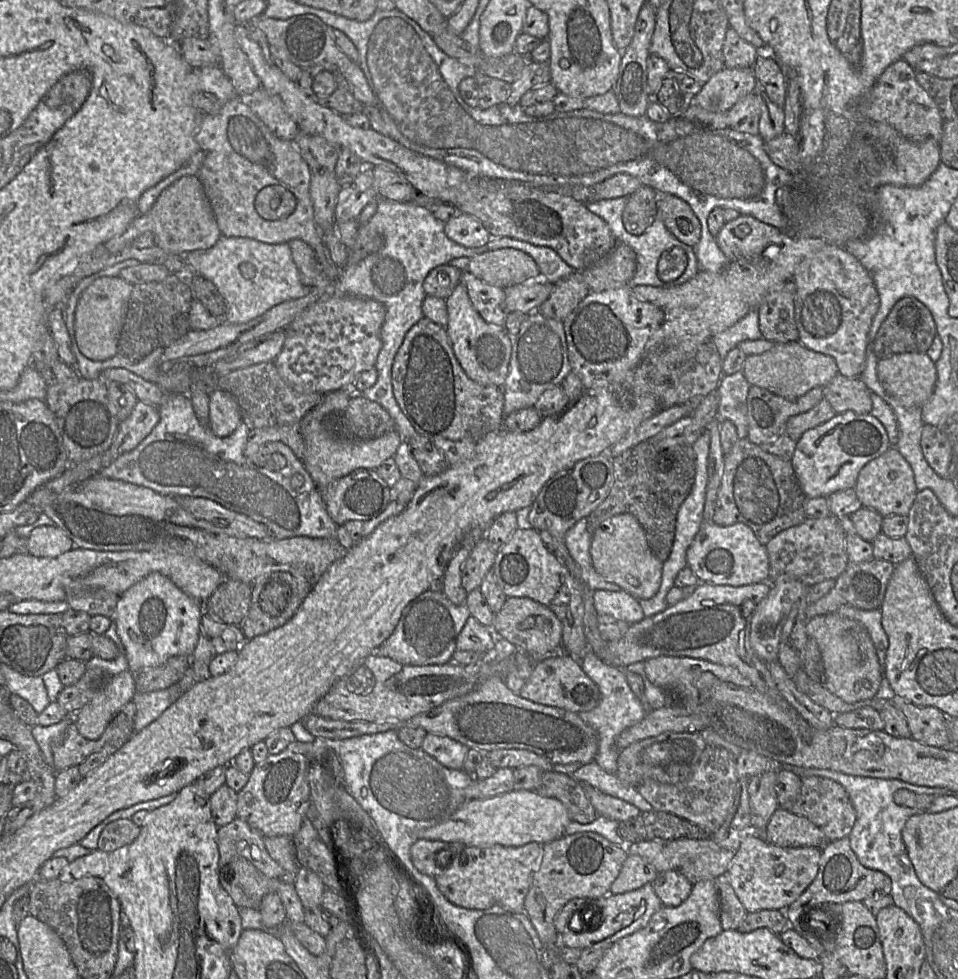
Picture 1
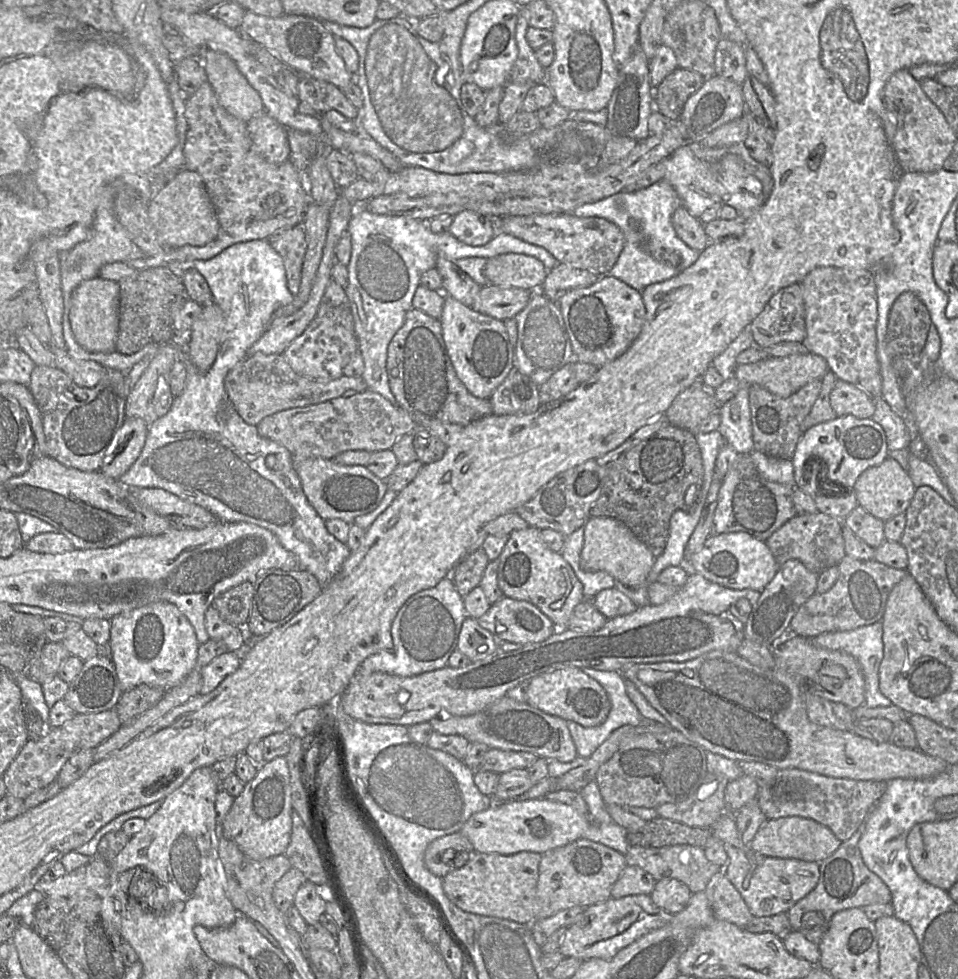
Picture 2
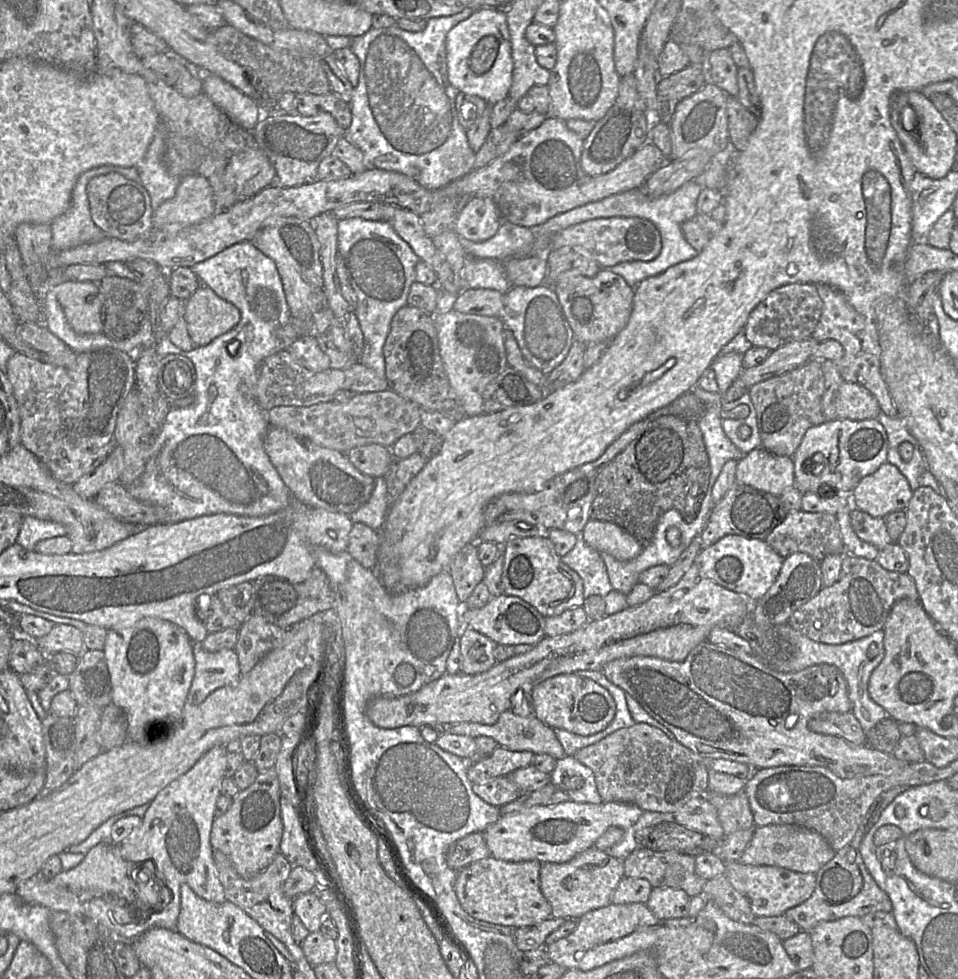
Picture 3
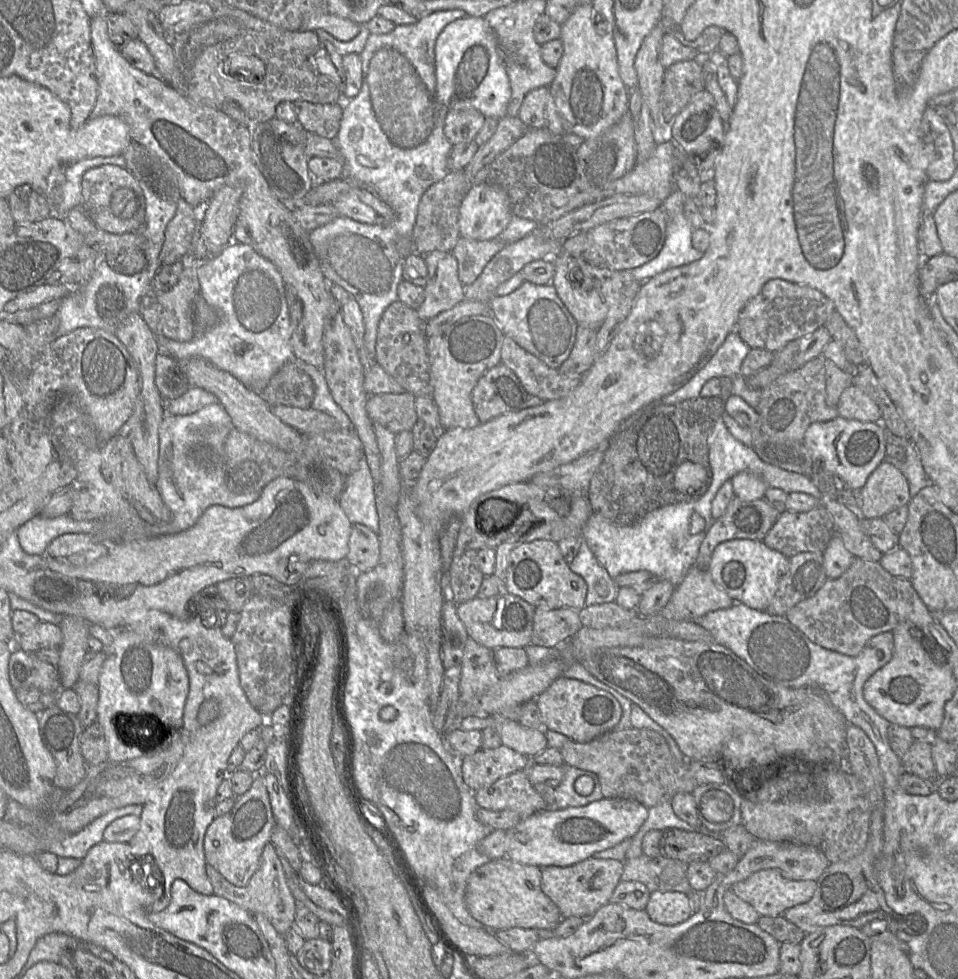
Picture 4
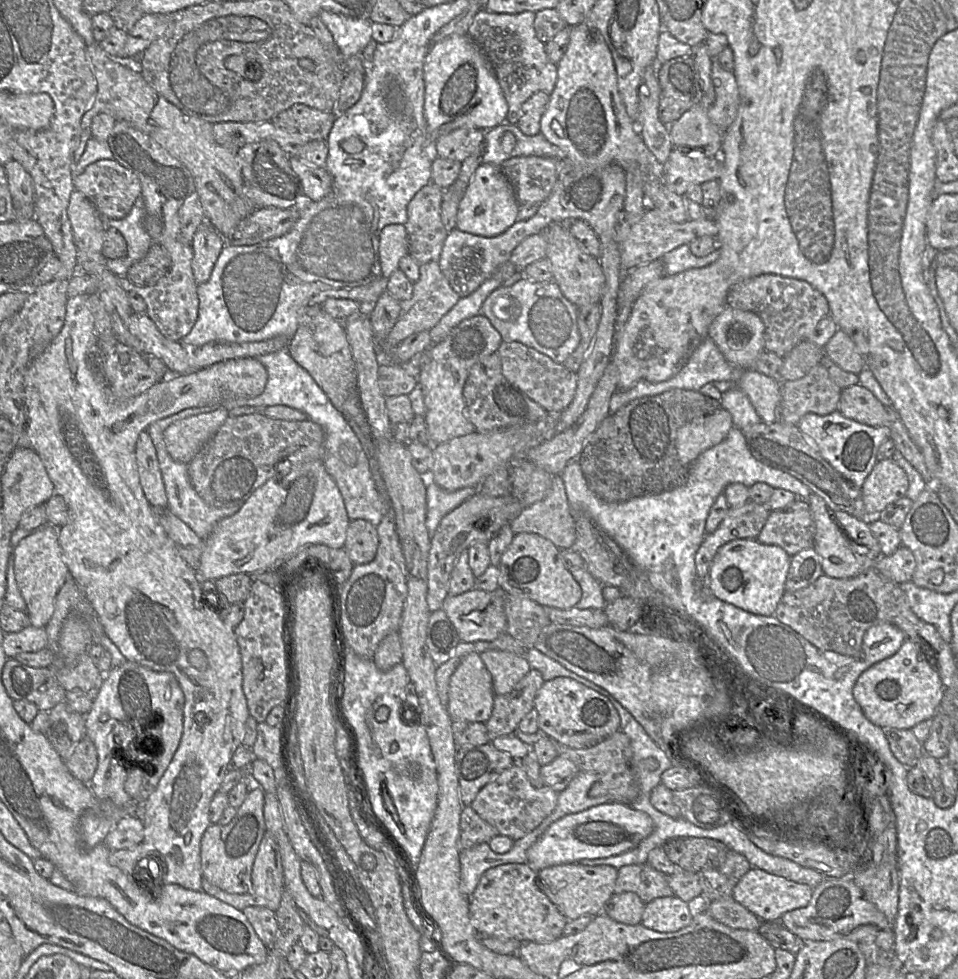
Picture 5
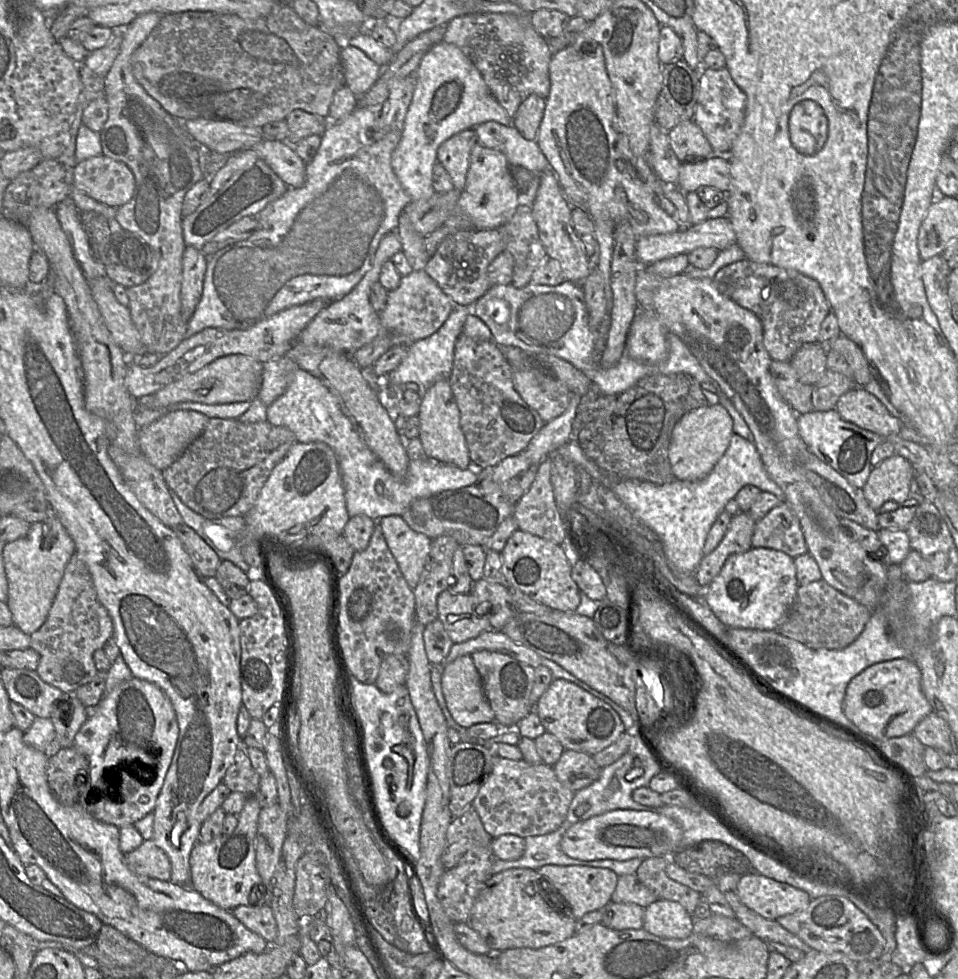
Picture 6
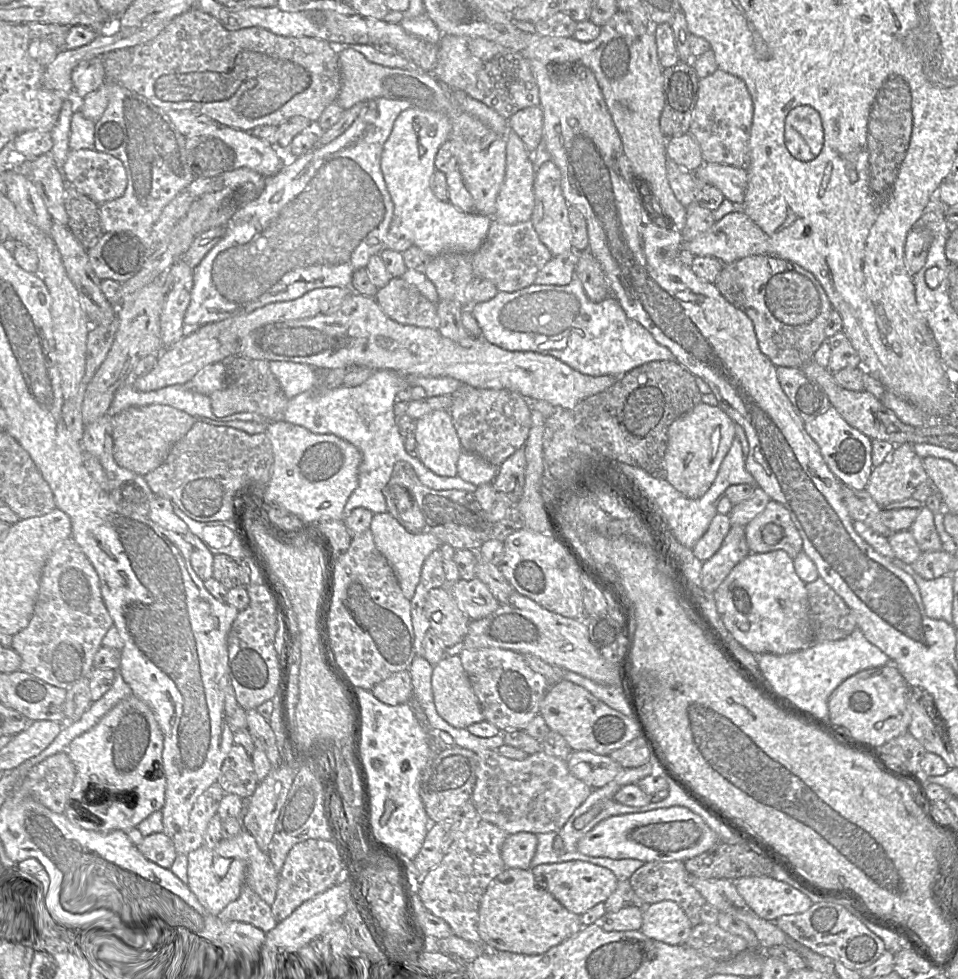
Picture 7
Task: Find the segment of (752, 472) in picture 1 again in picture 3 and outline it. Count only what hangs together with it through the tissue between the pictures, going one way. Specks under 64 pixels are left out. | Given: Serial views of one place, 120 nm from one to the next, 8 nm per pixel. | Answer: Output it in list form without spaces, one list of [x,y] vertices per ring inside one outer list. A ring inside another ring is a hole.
[[[735,481],[723,498],[713,505],[707,524],[700,533],[701,547],[702,549],[707,548],[727,535],[765,540],[772,530],[783,521],[787,513],[779,496]]]

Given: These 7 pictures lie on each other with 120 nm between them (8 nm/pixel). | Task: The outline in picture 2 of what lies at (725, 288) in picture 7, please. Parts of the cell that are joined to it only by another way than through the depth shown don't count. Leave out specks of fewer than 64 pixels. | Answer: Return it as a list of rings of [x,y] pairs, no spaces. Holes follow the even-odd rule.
[[[800,283],[781,288],[750,323],[754,345],[767,348],[781,342],[802,342],[806,337],[805,304]]]

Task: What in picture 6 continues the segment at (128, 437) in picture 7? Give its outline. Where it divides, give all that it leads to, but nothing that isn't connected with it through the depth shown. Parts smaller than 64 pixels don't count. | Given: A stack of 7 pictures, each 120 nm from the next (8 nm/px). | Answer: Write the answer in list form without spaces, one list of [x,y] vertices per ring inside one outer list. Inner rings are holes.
[[[175,410],[162,415],[149,425],[138,429],[138,443],[147,460],[164,470],[175,462],[184,450],[203,432],[209,417],[194,410]]]

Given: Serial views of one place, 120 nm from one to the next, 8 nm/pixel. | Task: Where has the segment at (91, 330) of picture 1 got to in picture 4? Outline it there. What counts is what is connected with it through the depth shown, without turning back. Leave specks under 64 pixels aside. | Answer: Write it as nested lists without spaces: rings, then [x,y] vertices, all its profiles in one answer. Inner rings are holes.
[[[41,285],[36,289],[10,300],[4,308],[5,312],[13,313],[37,307],[54,299],[67,297],[76,287],[68,285]]]

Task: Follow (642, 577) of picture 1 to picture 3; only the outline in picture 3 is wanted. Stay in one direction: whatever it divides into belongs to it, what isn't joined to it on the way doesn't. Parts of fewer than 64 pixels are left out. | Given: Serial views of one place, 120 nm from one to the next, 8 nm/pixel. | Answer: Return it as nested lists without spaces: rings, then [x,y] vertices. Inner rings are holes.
[[[589,519],[583,531],[585,542],[599,553],[607,553],[619,561],[636,558],[643,545],[618,525]]]

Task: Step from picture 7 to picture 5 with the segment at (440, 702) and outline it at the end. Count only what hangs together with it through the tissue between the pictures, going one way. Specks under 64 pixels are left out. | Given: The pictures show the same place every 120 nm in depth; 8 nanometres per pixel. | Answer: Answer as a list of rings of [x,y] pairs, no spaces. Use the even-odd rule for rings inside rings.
[[[469,653],[450,678],[447,710],[452,722],[486,723],[494,696],[492,676],[480,654]]]

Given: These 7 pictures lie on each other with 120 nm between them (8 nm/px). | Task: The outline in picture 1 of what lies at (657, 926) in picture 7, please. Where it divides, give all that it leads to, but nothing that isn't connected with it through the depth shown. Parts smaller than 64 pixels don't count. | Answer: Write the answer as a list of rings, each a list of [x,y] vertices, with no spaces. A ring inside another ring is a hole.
[[[667,870],[657,874],[653,889],[663,906],[677,907],[692,892],[693,884],[681,873]]]

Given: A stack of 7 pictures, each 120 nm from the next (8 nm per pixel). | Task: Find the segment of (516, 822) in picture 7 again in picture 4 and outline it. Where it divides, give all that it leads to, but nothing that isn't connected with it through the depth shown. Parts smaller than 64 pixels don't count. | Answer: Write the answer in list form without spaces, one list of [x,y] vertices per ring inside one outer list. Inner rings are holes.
[[[526,771],[507,775],[475,791],[474,797],[479,808],[512,810],[520,815],[520,820],[547,808],[545,801],[530,783]]]

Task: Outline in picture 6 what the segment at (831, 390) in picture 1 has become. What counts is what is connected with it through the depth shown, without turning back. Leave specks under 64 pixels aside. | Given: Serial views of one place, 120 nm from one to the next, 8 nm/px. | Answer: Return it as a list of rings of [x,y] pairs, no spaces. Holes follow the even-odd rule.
[[[862,387],[843,394],[835,409],[843,420],[882,436],[897,435],[906,425],[904,419],[892,416],[884,405]]]

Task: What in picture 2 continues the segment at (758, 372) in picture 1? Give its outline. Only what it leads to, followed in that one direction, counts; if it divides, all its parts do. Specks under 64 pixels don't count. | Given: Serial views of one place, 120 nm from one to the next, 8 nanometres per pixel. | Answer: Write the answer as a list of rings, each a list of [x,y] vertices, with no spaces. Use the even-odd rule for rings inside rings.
[[[813,353],[786,357],[767,357],[754,363],[737,365],[734,376],[741,386],[760,385],[771,393],[786,398],[814,379],[822,379],[829,370],[826,360]]]

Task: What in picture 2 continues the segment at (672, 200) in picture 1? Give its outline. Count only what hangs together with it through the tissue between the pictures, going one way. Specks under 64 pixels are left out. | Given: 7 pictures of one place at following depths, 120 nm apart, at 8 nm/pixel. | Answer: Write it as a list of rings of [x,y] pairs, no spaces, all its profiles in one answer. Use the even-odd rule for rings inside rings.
[[[684,205],[673,212],[671,222],[678,237],[689,247],[700,252],[707,246],[710,239],[702,221],[692,216]]]

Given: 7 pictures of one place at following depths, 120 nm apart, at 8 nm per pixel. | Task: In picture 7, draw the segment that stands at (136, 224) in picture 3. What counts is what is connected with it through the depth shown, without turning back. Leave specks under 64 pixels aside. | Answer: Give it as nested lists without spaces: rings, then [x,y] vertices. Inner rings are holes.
[[[95,149],[70,150],[62,165],[62,174],[65,182],[75,187],[97,204],[121,197],[128,183],[127,172],[122,161]]]

